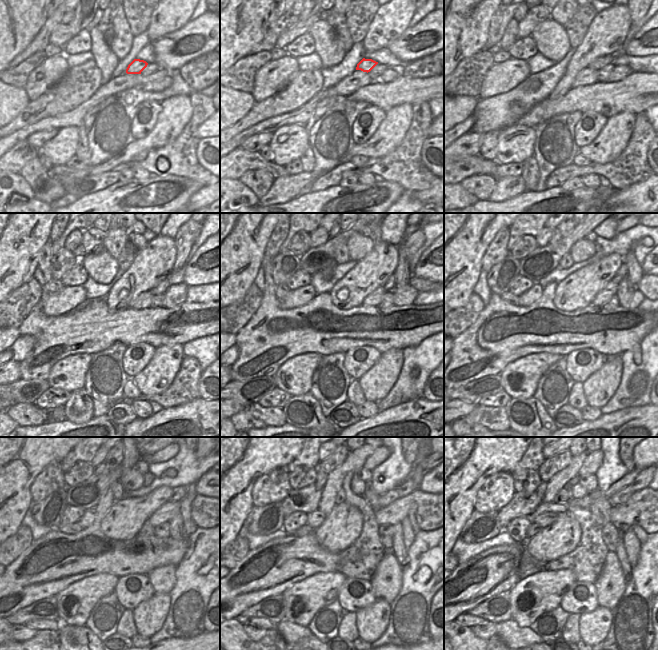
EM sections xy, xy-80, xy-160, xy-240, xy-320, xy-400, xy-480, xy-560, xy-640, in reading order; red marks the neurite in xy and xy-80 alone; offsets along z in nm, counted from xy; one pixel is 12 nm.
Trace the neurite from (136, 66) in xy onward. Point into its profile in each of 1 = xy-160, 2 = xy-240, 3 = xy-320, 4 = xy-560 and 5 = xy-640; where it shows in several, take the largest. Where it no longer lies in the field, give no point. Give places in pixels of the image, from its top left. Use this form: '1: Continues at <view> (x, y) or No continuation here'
1: Continues at xy-160 (599, 63)
2: Continues at xy-240 (161, 287)
3: Continues at xy-320 (389, 285)
4: Continues at xy-560 (404, 489)
5: Continues at xy-640 (645, 476).

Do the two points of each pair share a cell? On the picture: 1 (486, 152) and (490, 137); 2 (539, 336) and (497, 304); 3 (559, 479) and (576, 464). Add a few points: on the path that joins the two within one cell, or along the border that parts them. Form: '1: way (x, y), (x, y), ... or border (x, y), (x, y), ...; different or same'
1: way (488, 148), (490, 141); same
2: way (520, 336), (491, 333), (482, 323); same
3: way (563, 477), (572, 468); same

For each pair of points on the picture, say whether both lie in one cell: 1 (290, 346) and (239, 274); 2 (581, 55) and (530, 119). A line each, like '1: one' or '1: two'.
1: two
2: two

